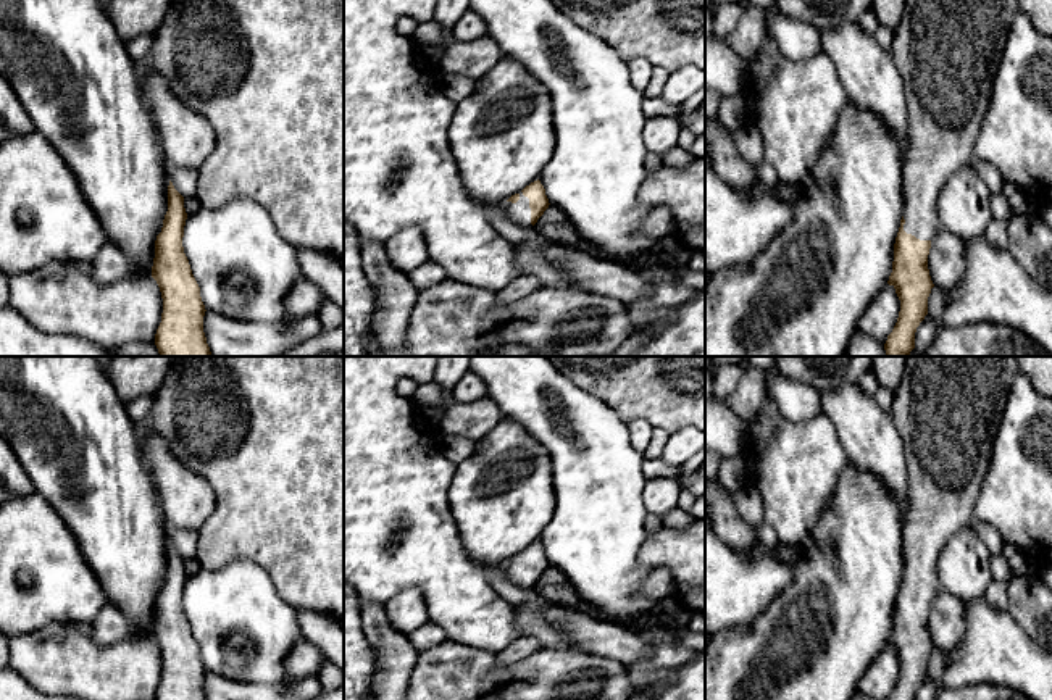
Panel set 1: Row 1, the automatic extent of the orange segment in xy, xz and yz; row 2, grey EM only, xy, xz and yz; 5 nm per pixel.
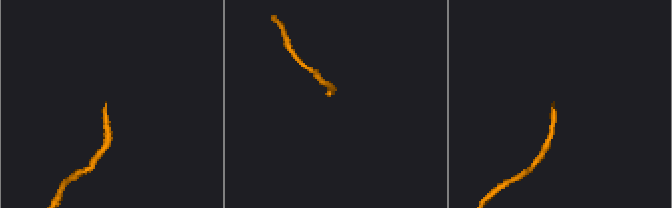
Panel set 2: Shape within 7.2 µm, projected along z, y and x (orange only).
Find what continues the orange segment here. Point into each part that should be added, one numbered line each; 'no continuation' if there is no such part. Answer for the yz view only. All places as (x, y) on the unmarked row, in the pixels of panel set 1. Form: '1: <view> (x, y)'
1: yz (947, 410)

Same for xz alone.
1: xz (520, 573)

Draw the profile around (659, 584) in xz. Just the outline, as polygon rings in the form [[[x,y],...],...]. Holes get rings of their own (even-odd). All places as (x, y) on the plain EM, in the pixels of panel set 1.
[[[657,568],[647,576],[641,587],[644,597],[665,598],[674,594],[674,581],[668,569]]]

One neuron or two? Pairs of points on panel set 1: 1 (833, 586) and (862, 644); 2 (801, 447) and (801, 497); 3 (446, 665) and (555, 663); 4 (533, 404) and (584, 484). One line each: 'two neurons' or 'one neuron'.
1: one neuron
2: one neuron
3: one neuron
4: one neuron

